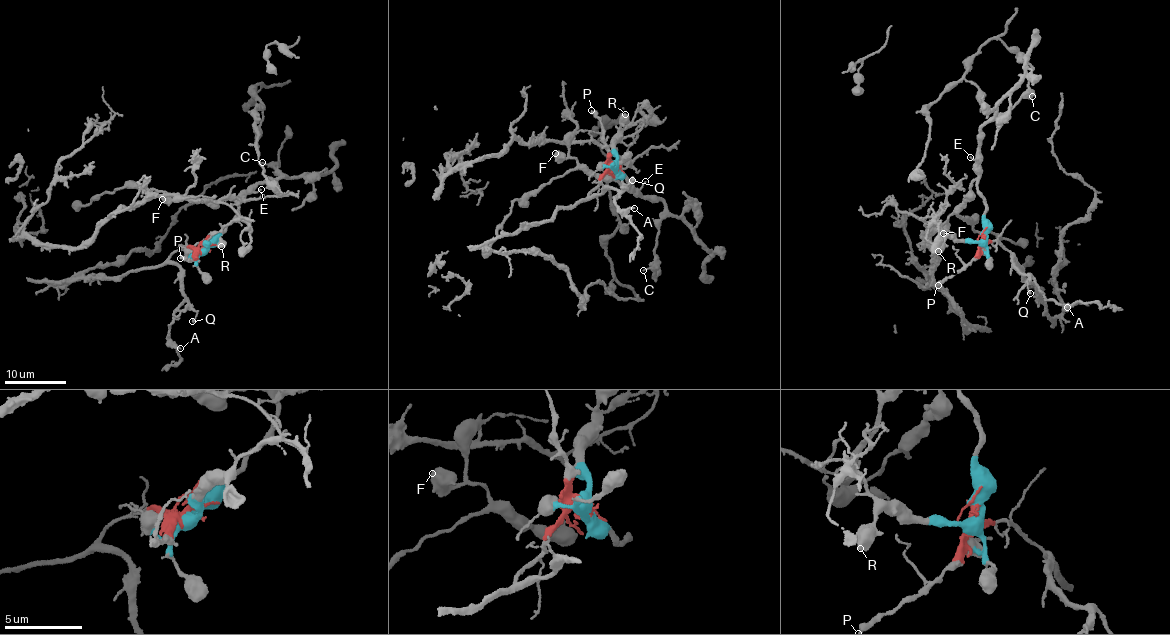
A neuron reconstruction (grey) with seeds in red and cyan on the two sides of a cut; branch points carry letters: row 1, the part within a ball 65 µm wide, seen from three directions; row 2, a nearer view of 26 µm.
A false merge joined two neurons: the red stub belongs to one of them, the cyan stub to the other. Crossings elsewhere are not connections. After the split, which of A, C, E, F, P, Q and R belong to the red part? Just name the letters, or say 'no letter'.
A, P, Q

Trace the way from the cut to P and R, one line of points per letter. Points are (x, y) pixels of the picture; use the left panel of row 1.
P: (204, 248), (197, 257), (181, 258)
R: (205, 248), (214, 234), (219, 236), (221, 246)

